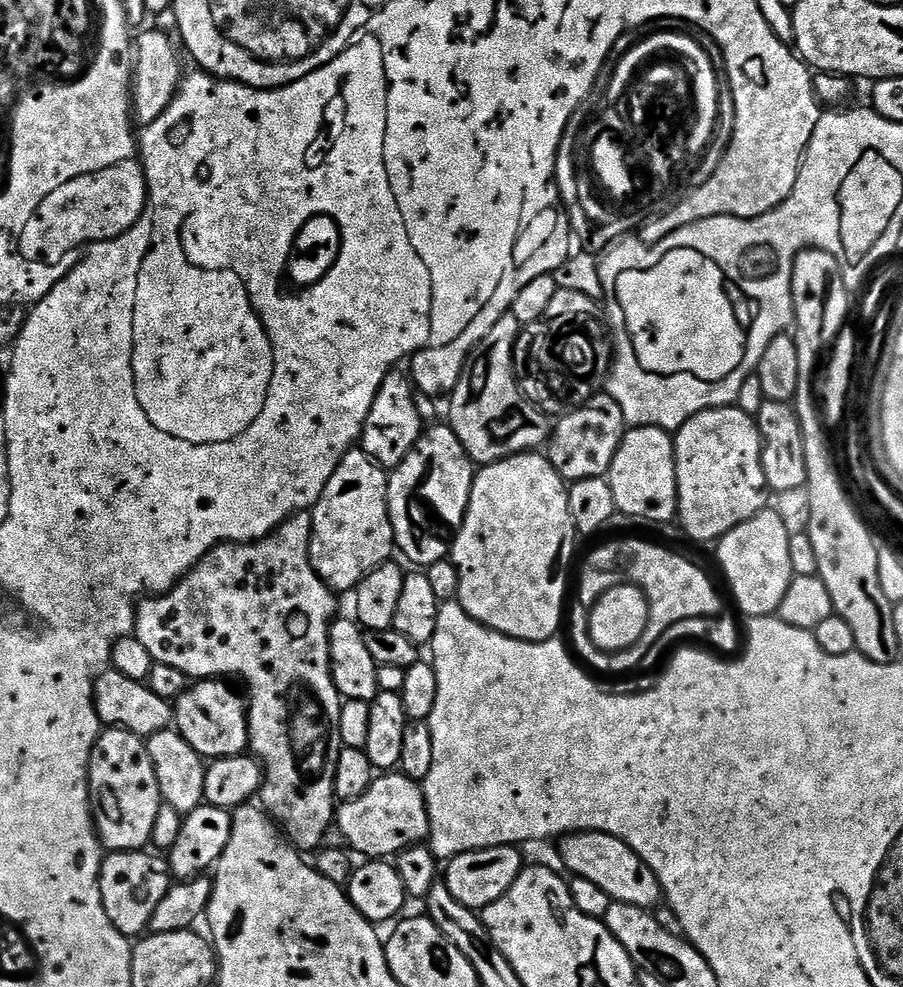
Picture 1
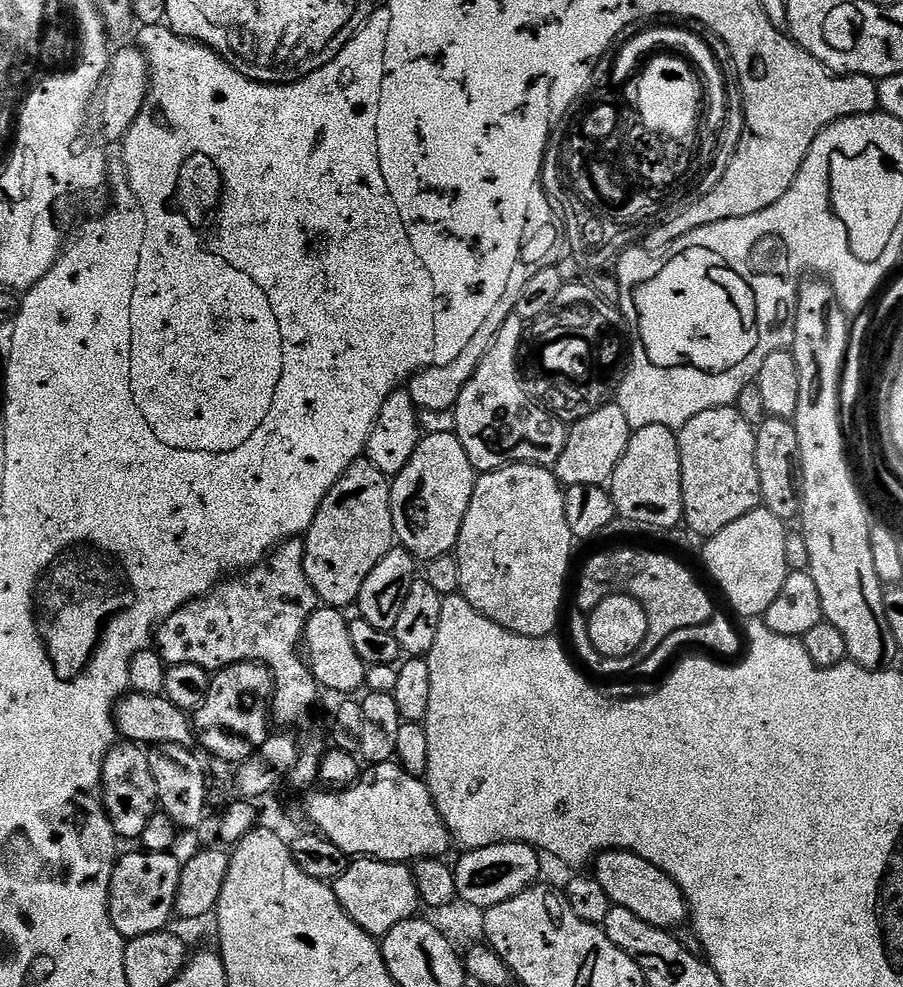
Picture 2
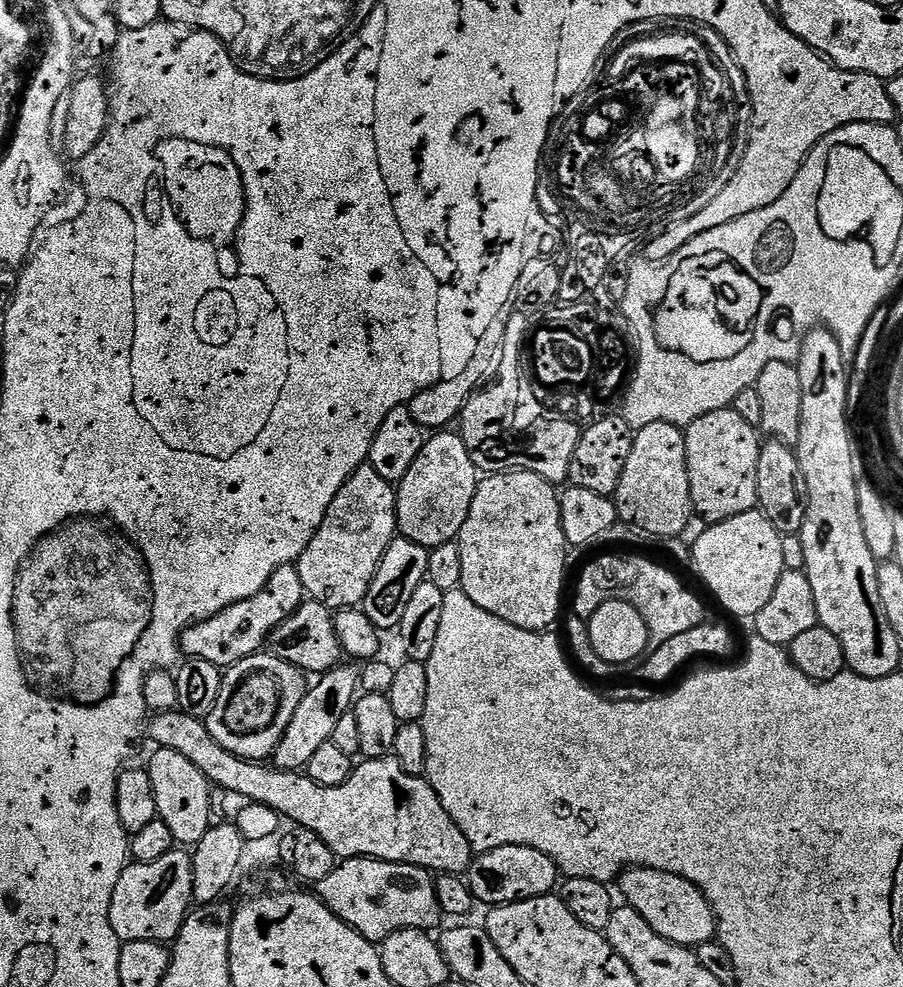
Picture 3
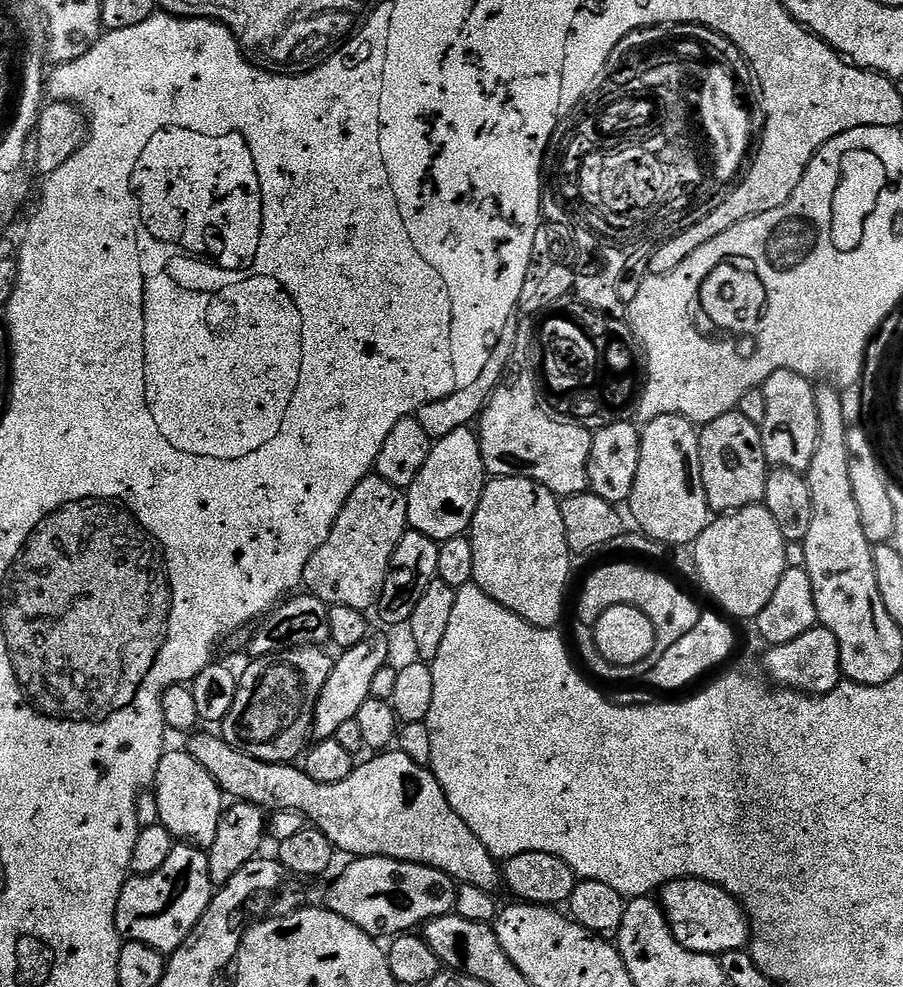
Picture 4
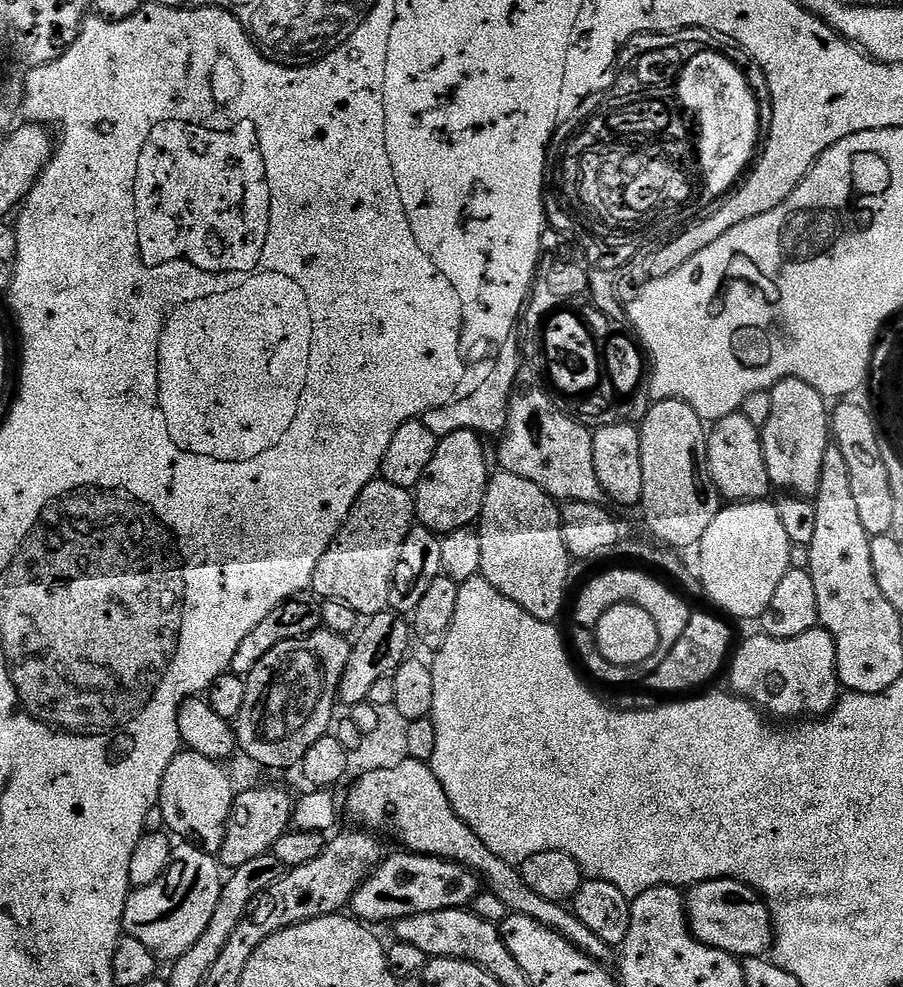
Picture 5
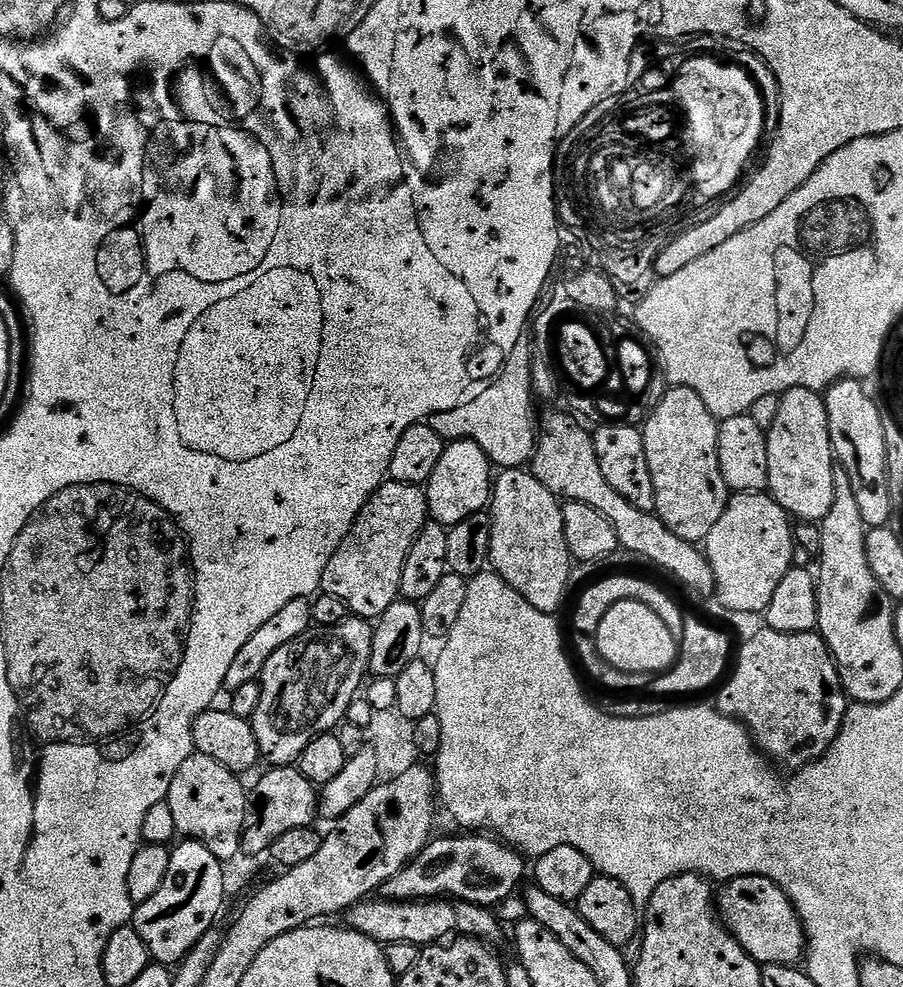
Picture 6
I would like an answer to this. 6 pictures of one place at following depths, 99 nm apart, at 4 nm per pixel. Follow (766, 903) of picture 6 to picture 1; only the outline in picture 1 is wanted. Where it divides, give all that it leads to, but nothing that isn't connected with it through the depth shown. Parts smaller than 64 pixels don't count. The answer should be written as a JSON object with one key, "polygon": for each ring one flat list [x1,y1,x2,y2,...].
{"polygon":[[574,832,559,841,560,860,569,868,572,876,590,878,597,886,602,886,606,894,618,904,629,904,649,910,661,903,662,893,658,878,645,869,644,863,618,838,606,832]]}

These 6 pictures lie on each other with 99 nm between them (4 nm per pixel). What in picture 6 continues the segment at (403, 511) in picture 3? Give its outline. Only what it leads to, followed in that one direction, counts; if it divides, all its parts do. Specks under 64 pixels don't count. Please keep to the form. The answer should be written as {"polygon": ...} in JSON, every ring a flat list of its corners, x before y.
{"polygon":[[453,440,447,445,434,466,426,485,428,514,437,524,451,526,470,518,475,512,485,511,492,499,494,465,473,440]]}

